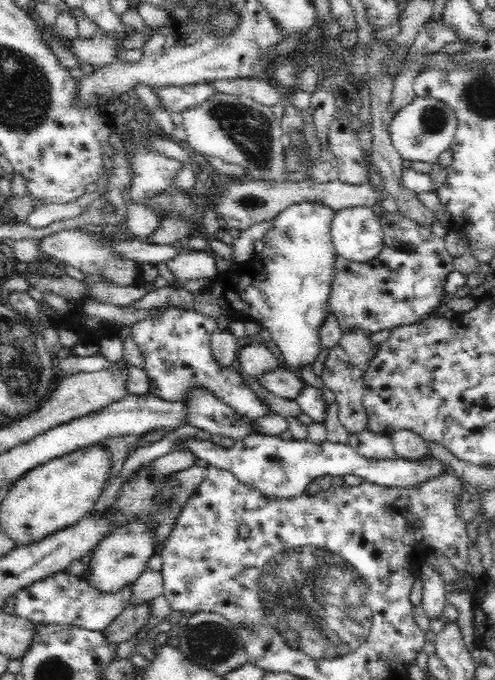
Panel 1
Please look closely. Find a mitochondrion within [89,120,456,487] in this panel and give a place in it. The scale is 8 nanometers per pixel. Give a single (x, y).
(248, 201)

